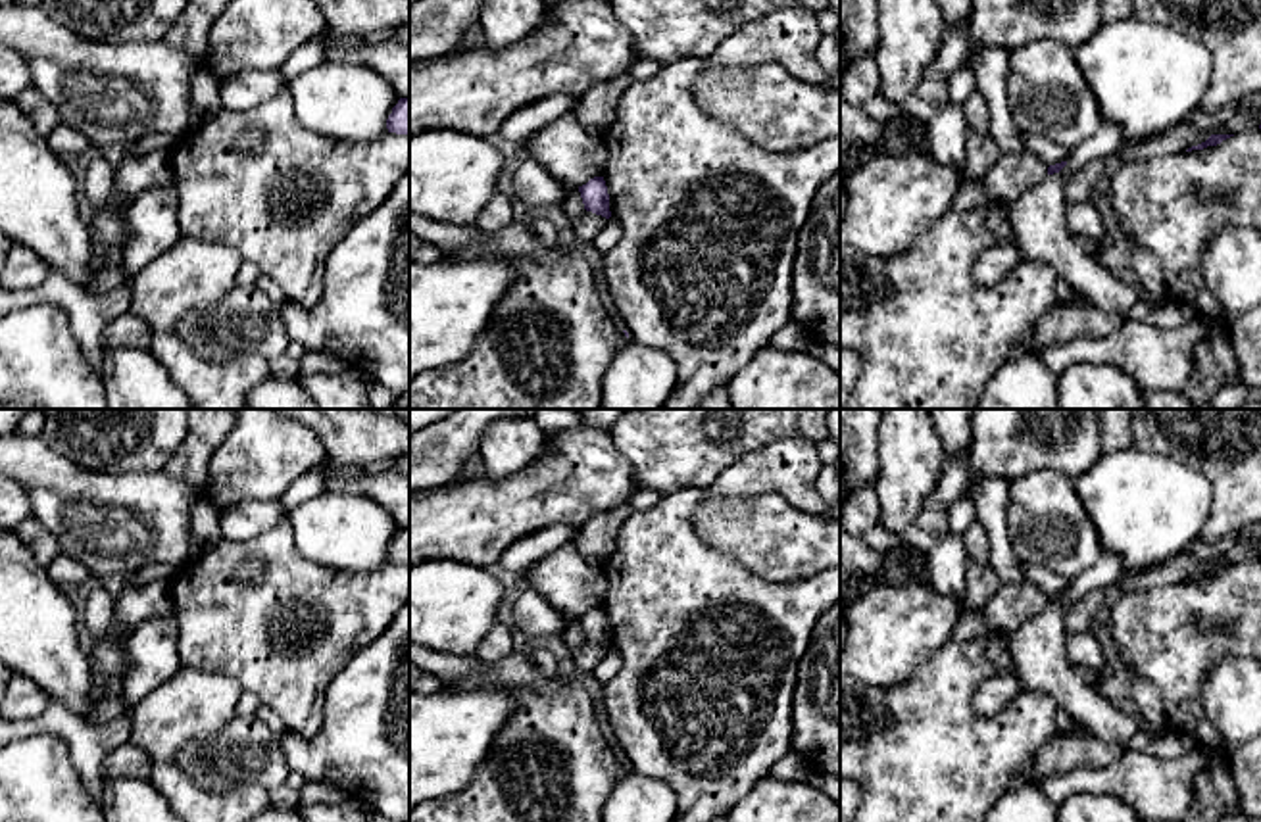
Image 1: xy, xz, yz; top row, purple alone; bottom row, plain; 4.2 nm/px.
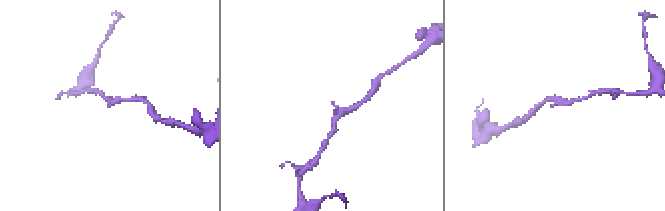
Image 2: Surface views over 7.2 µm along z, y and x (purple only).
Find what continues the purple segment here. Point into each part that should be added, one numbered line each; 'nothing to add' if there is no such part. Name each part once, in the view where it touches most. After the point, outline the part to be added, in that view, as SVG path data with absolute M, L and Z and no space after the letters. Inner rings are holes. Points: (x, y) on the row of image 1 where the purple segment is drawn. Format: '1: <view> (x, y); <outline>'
nothing to add

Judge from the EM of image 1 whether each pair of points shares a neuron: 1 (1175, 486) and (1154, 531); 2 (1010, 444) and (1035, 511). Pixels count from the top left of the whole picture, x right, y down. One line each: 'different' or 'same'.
1: same
2: different

